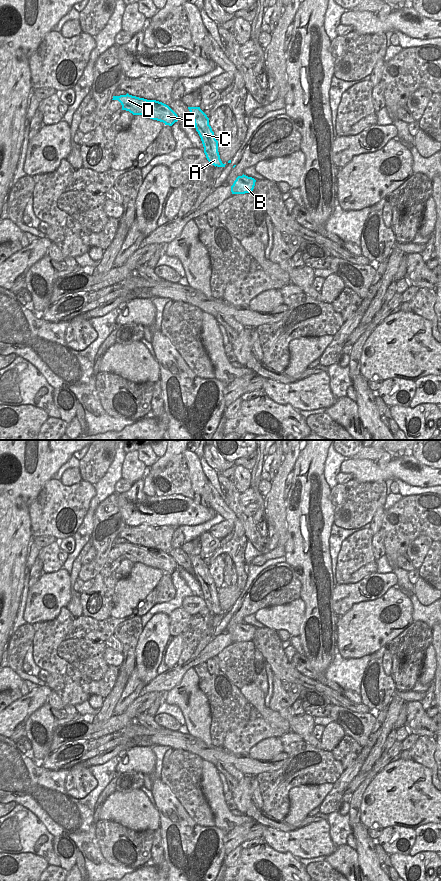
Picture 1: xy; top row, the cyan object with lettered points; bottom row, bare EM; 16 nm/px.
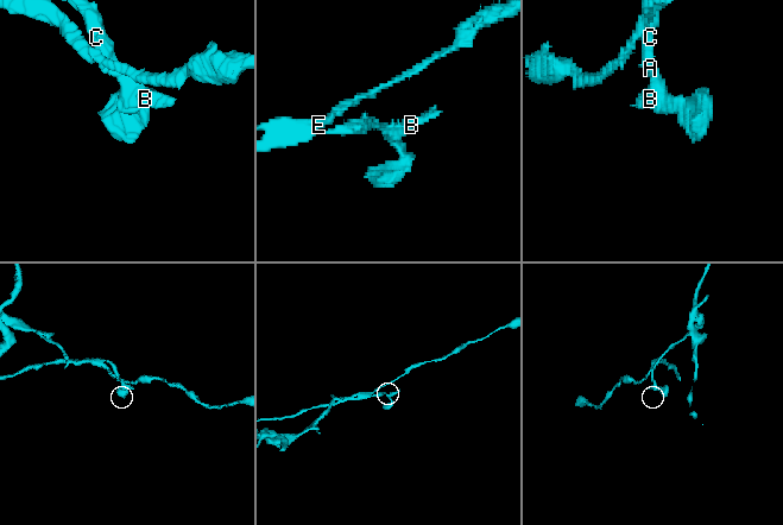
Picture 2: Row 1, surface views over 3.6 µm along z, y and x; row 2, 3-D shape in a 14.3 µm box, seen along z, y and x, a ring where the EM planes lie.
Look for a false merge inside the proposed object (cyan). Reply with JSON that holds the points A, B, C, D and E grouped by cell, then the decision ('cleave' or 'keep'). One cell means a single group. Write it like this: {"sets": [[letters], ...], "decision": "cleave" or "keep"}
{"sets": [["A", "B", "C"], ["D", "E"]], "decision": "cleave"}

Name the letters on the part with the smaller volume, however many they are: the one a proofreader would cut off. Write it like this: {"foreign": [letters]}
{"foreign": ["A", "B", "C"]}

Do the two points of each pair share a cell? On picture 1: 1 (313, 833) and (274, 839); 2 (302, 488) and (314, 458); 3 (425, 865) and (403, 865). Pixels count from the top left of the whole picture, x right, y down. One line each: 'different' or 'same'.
1: same
2: same
3: same

